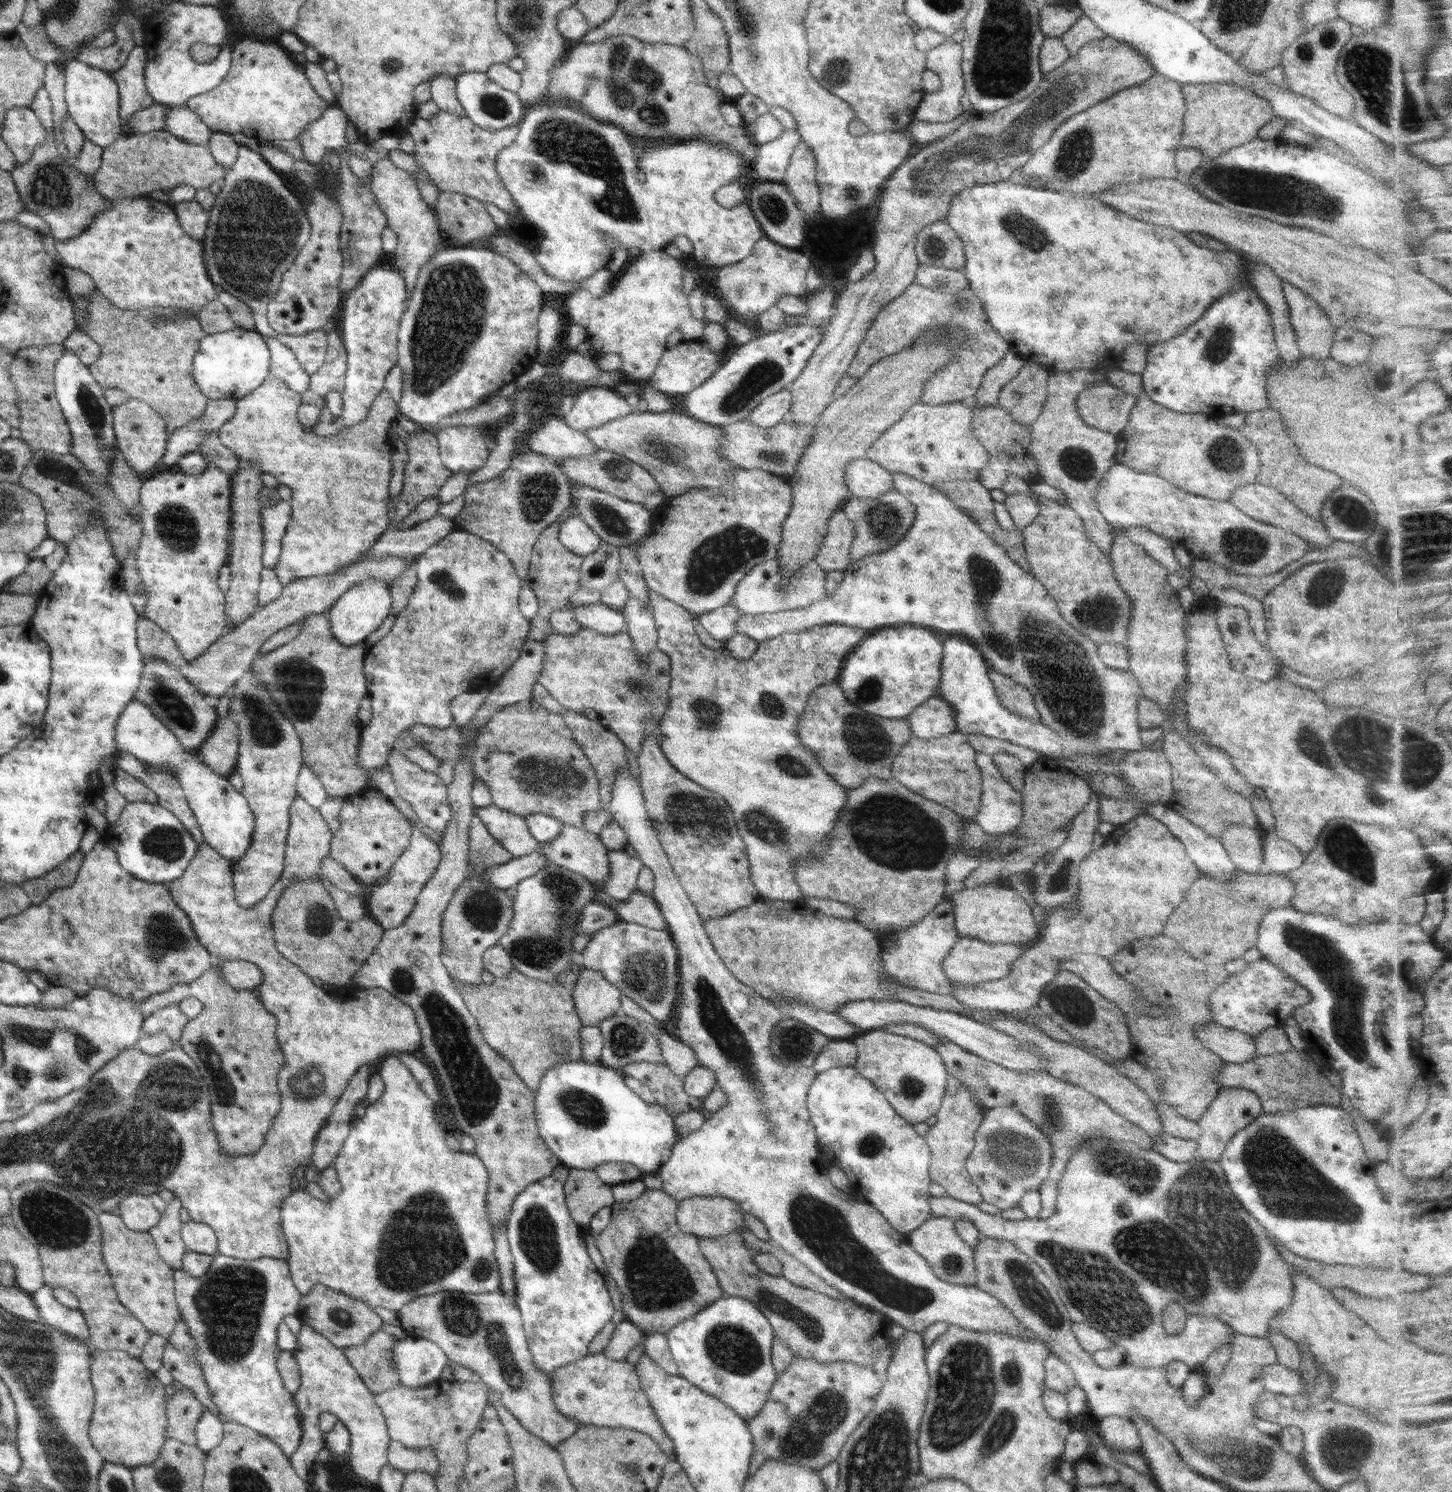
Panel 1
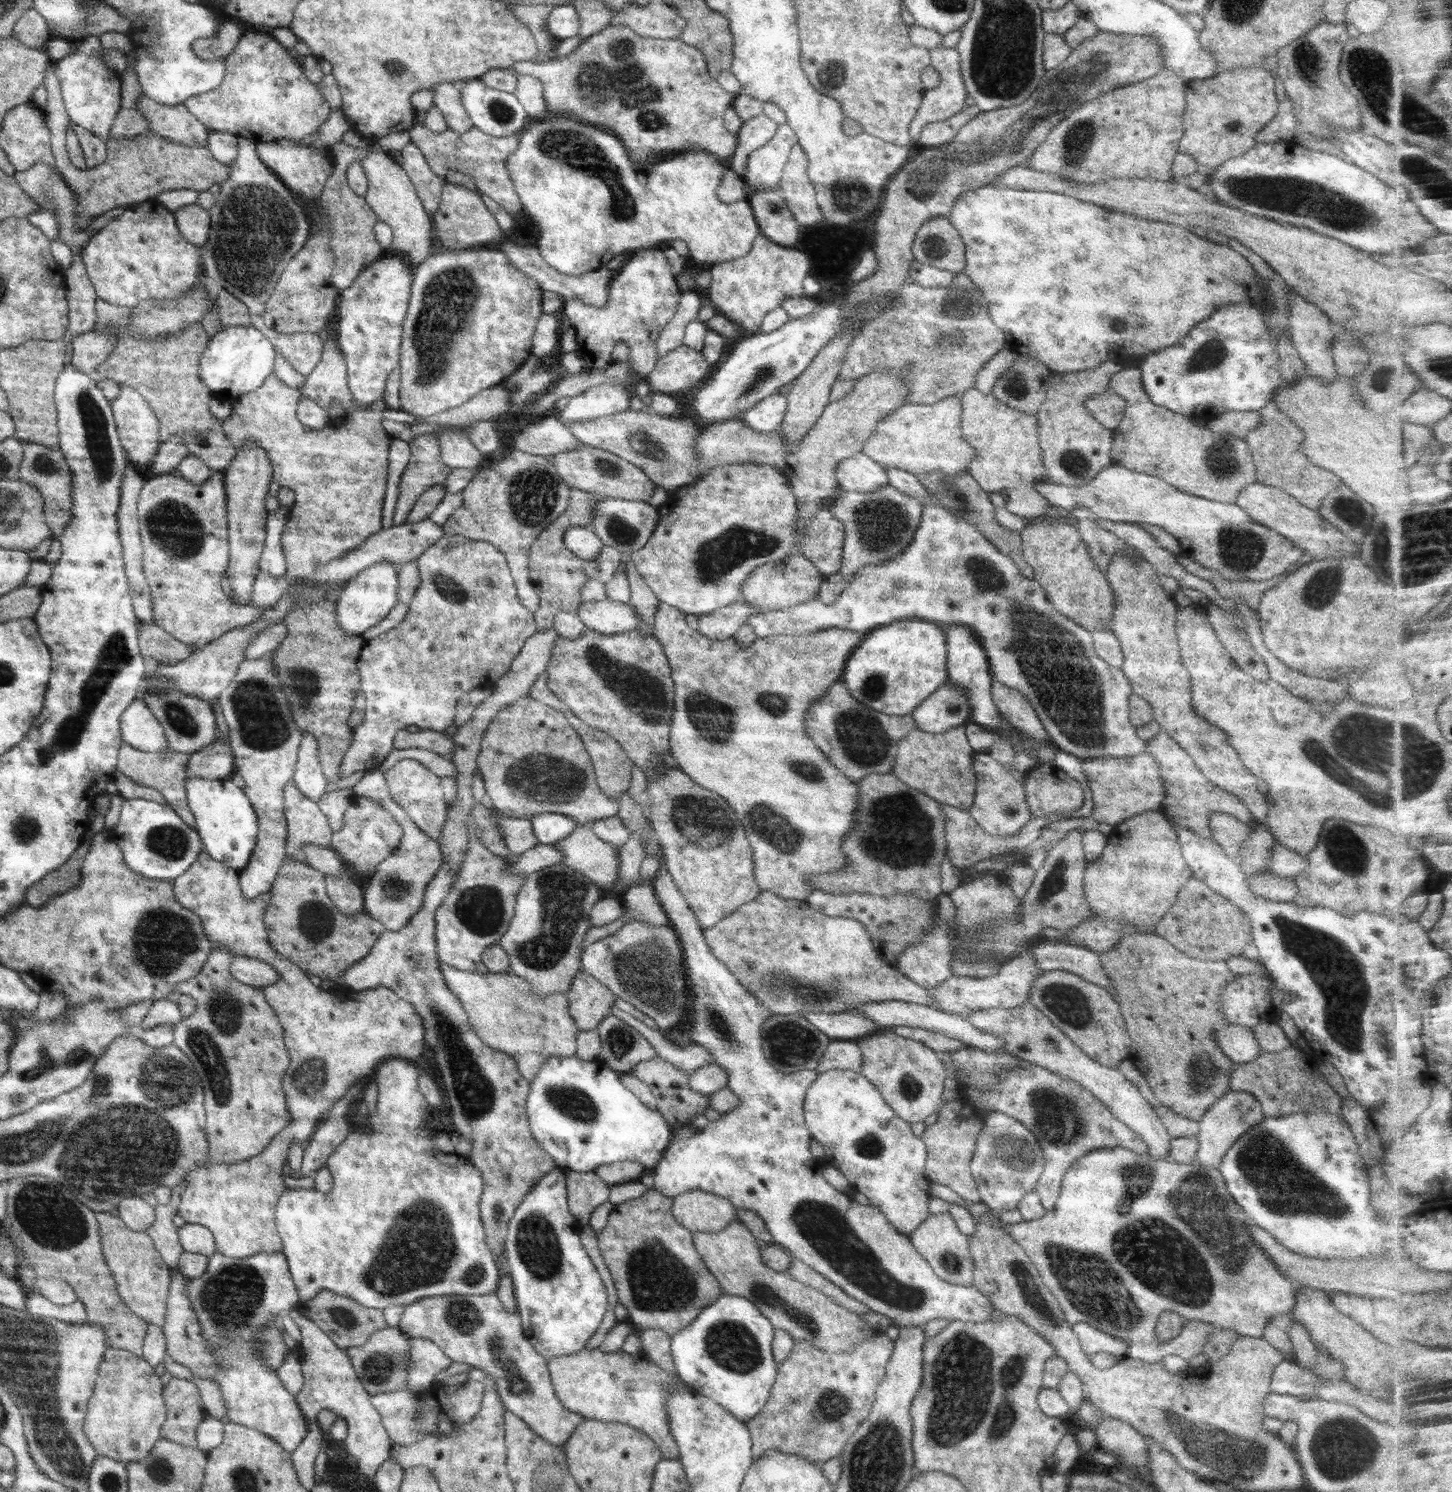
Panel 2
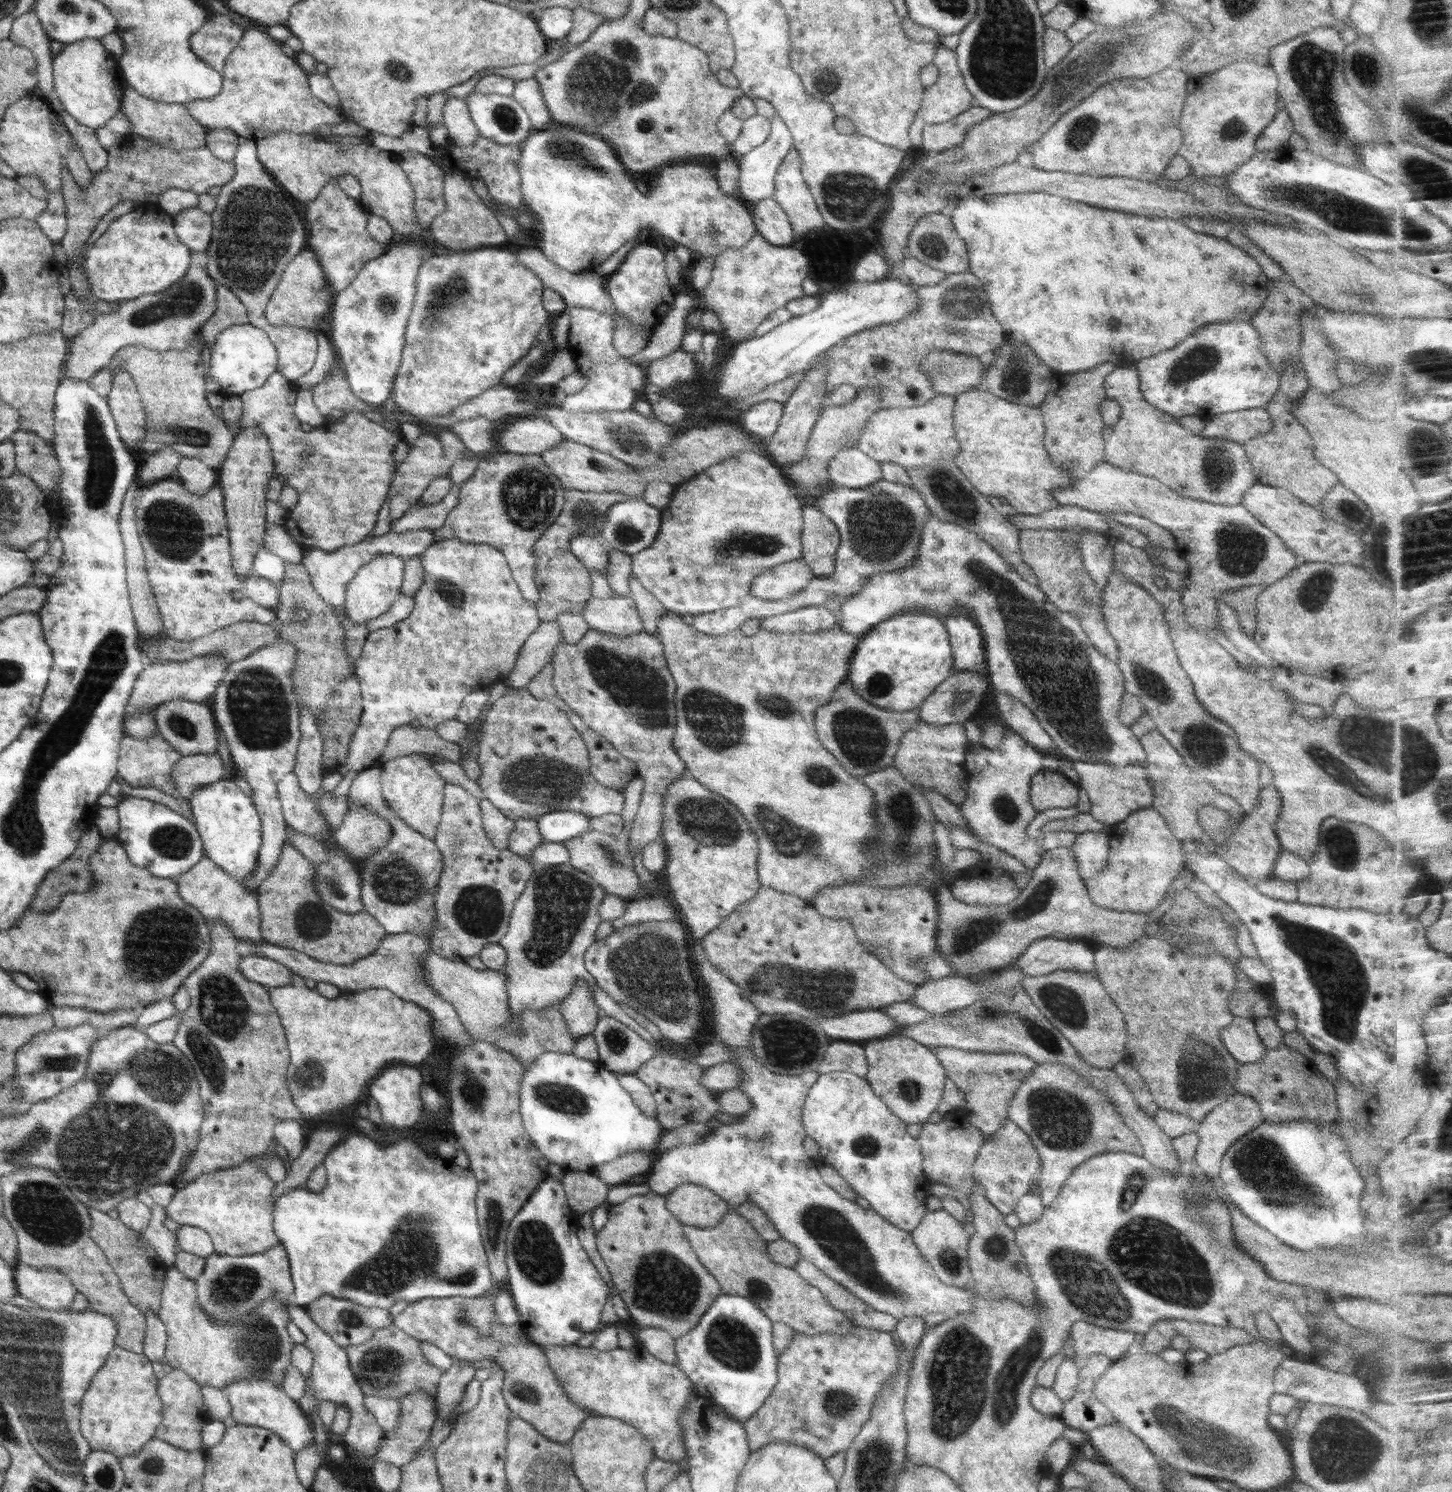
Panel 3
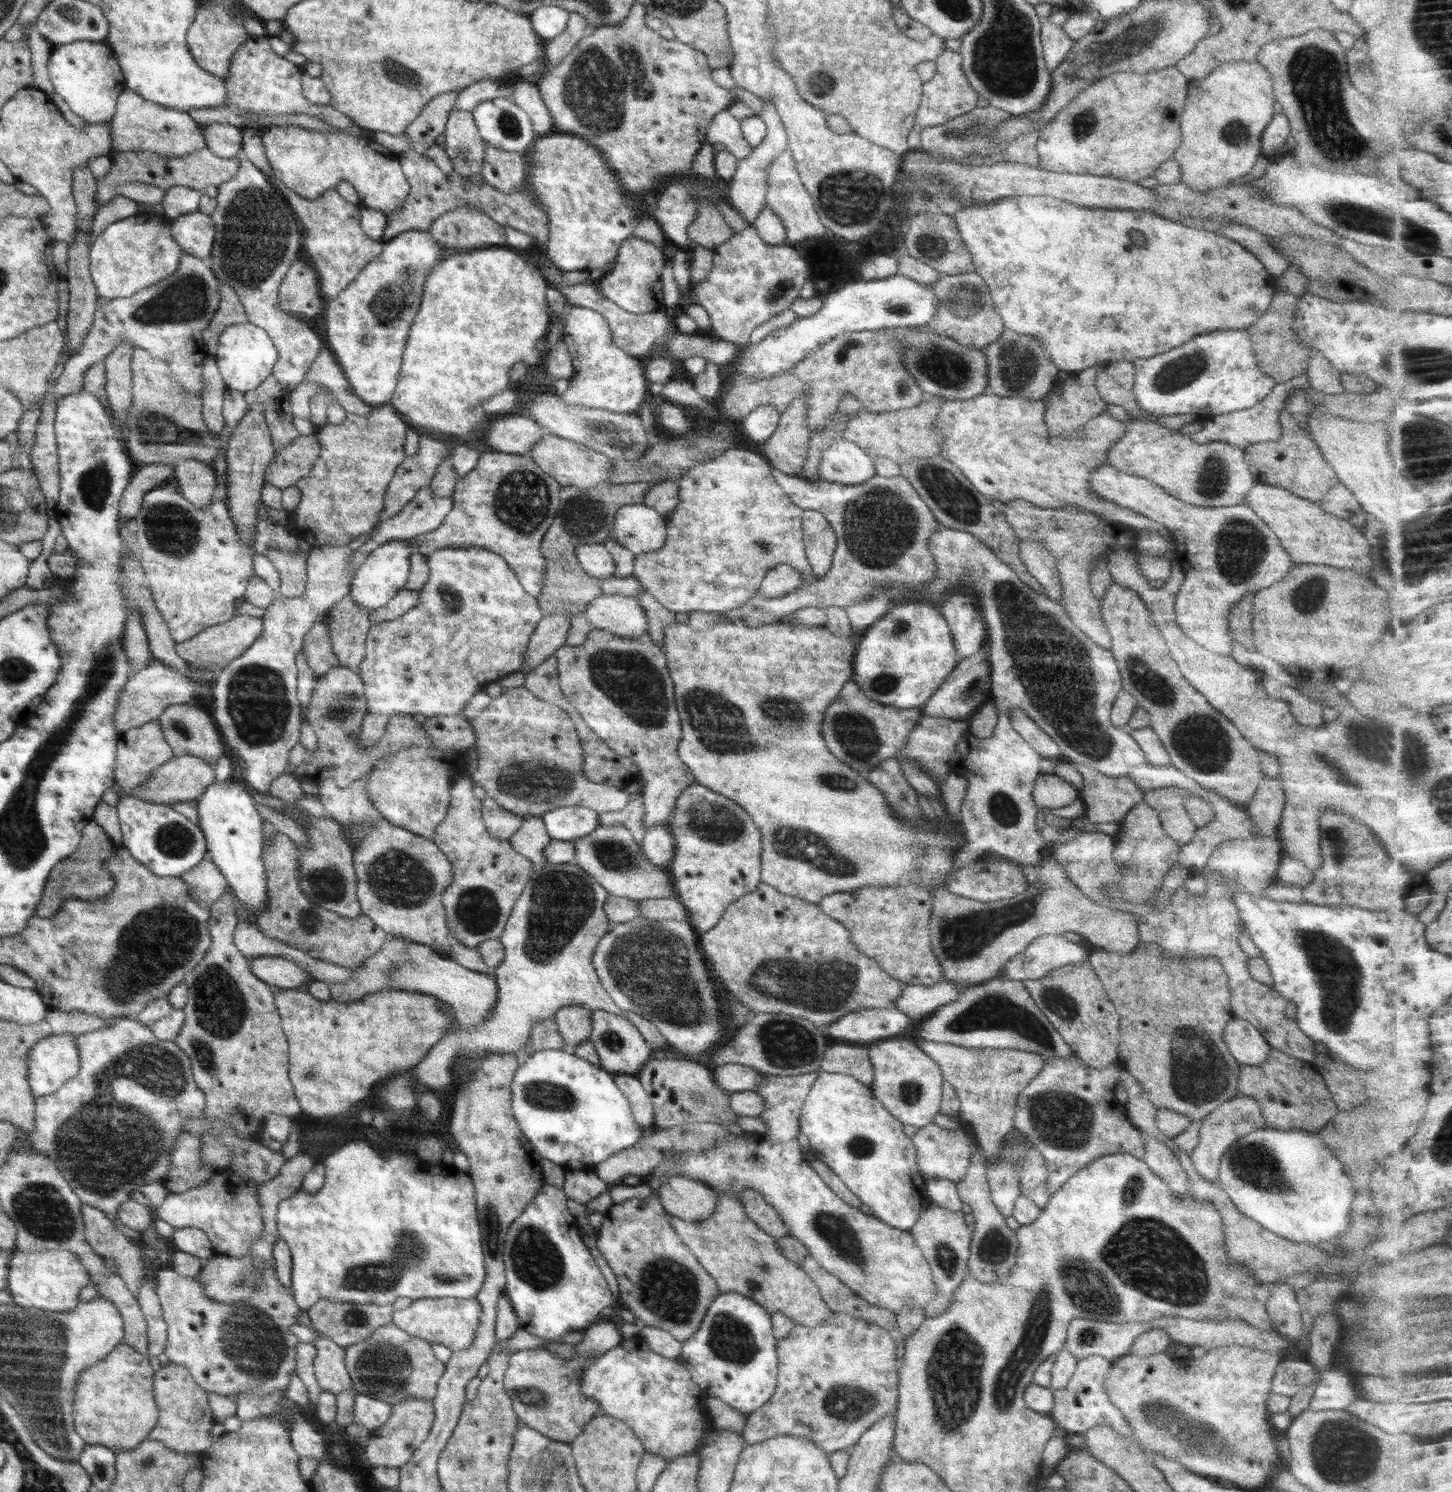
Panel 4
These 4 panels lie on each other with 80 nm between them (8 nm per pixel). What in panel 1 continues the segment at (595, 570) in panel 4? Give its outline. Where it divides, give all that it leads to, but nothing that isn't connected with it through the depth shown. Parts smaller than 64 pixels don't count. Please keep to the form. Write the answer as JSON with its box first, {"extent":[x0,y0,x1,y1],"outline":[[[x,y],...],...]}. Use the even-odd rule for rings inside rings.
{"extent":[557,514,601,556],"outline":[[[572,514],[566,517],[557,530],[557,538],[570,550],[570,552],[580,556],[594,554],[601,545],[601,538],[579,517]]]}

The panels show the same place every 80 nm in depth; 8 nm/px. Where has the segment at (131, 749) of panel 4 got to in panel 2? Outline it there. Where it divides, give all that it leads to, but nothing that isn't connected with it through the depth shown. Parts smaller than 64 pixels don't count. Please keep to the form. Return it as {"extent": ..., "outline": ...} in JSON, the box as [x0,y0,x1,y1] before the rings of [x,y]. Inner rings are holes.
{"extent":[117,742,195,829],"outline":[[[122,742],[117,756],[117,770],[130,777],[136,784],[156,789],[165,800],[165,804],[187,824],[195,829],[195,818],[191,808],[187,805],[187,792],[185,791],[185,764],[191,753],[178,752],[167,746],[163,752],[142,752],[133,746]]]}

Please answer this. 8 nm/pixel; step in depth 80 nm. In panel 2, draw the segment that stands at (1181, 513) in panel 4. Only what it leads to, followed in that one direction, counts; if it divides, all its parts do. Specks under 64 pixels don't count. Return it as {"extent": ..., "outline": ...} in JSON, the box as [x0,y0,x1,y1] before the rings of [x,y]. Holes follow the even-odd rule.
{"extent":[1035,464,1302,582],"outline":[[[1110,464],[1102,467],[1097,475],[1080,486],[1064,486],[1046,481],[1038,481],[1035,489],[1052,505],[1065,511],[1071,511],[1074,507],[1083,506],[1092,511],[1099,518],[1105,518],[1112,522],[1124,522],[1135,524],[1145,522],[1169,532],[1179,542],[1182,555],[1188,556],[1202,568],[1210,570],[1214,578],[1228,580],[1228,582],[1262,582],[1282,576],[1296,562],[1301,560],[1302,551],[1293,545],[1285,536],[1256,522],[1249,514],[1246,514],[1236,503],[1211,501],[1207,498],[1192,496],[1174,488],[1162,478],[1128,470],[1126,467]]]}

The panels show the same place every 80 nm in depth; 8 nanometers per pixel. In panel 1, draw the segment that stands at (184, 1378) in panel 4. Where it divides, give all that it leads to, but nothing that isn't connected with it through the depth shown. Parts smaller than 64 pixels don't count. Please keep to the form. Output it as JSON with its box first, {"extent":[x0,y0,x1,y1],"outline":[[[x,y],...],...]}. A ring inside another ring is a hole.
{"extent":[166,1384,205,1445],"outline":[[[181,1384],[166,1401],[167,1436],[187,1445],[195,1445],[195,1426],[205,1411],[205,1406],[194,1396],[191,1388]]]}

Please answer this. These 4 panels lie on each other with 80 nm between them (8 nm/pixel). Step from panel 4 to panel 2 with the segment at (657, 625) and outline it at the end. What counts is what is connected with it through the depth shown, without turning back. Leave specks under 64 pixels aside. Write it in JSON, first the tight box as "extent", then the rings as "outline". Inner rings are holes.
{"extent":[626,558,659,629],"outline":[[[627,558],[626,561],[626,578],[628,578],[631,593],[629,603],[636,610],[639,620],[652,629],[659,601],[652,590],[646,586],[630,558]]]}

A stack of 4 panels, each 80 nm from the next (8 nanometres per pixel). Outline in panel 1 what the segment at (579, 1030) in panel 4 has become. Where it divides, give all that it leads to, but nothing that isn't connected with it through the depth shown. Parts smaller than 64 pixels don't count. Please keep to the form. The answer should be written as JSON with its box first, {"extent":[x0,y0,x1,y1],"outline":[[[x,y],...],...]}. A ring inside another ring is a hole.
{"extent":[571,968,621,1027],"outline":[[[582,968],[571,995],[583,1026],[599,1027],[604,1019],[620,1012],[621,992],[598,971]]]}

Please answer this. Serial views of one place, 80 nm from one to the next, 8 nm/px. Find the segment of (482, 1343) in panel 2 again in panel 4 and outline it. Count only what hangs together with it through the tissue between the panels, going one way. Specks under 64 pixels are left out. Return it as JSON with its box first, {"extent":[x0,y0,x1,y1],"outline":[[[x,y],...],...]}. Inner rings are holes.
{"extent":[392,1297,621,1445],"outline":[[[454,1297],[422,1298],[413,1300],[408,1308],[393,1313],[392,1322],[408,1334],[422,1340],[427,1340],[432,1345],[442,1344],[454,1353],[466,1350],[472,1346],[478,1325],[481,1304],[475,1299],[462,1299]],[[610,1318],[600,1319],[592,1326],[582,1330],[584,1339],[578,1345],[573,1346],[575,1352],[569,1358],[559,1358],[559,1356],[555,1356],[555,1354],[542,1346],[536,1349],[511,1352],[503,1383],[519,1420],[548,1438],[570,1445],[591,1418],[603,1414],[601,1406],[593,1398],[588,1398],[581,1392],[580,1377],[584,1367],[593,1363],[594,1358],[602,1356],[608,1349],[614,1348],[621,1343],[621,1335],[618,1329],[620,1328]]]}

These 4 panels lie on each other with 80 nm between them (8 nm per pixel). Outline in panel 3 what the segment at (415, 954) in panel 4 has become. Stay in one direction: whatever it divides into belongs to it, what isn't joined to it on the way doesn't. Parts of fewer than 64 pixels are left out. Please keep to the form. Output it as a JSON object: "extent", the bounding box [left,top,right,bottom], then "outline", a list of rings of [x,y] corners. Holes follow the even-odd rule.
{"extent":[422,948,575,1069],"outline":[[[429,948],[427,956],[422,958],[423,967],[425,968],[425,979],[427,983],[443,998],[454,1005],[457,1010],[458,1016],[461,1018],[462,1024],[470,1034],[472,1039],[476,1041],[486,1042],[494,1045],[500,1049],[510,1053],[512,1057],[516,1058],[524,1069],[528,1069],[540,1055],[548,1052],[560,1052],[563,1054],[571,1054],[574,1049],[575,1040],[568,1034],[569,1030],[566,1023],[563,1022],[562,1015],[556,1007],[549,1006],[539,1011],[533,1011],[528,1009],[519,1016],[519,1026],[517,1031],[511,1031],[507,1029],[507,1022],[511,1020],[513,1016],[511,1006],[509,1005],[509,990],[507,985],[507,976],[502,970],[476,970],[466,962],[452,962],[438,956],[435,952],[432,952]]]}

